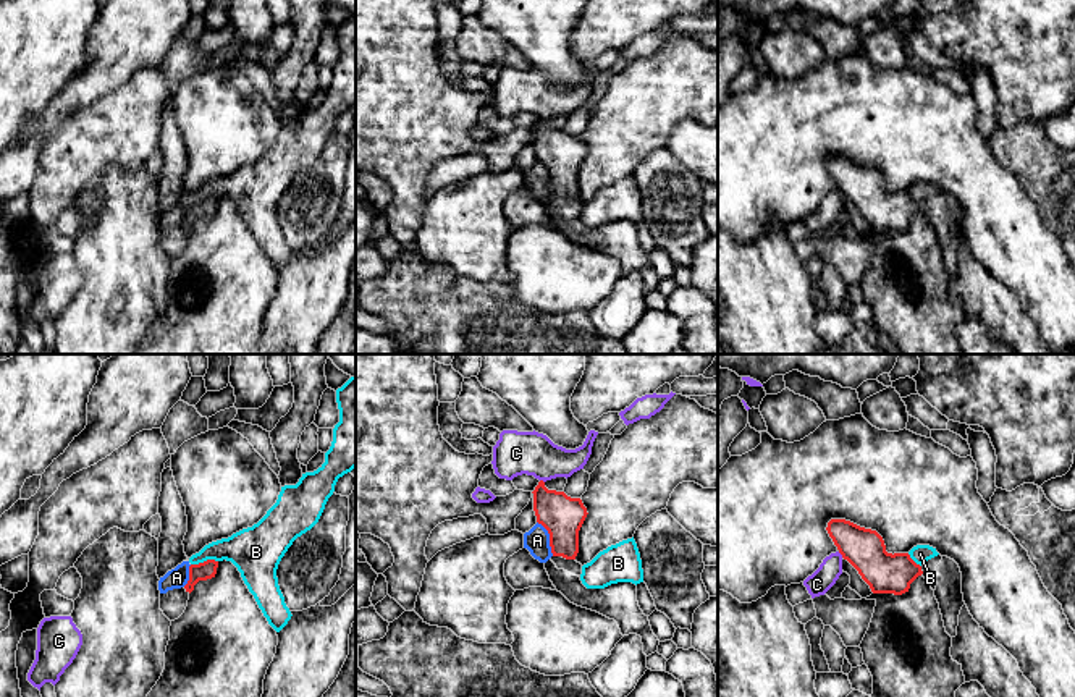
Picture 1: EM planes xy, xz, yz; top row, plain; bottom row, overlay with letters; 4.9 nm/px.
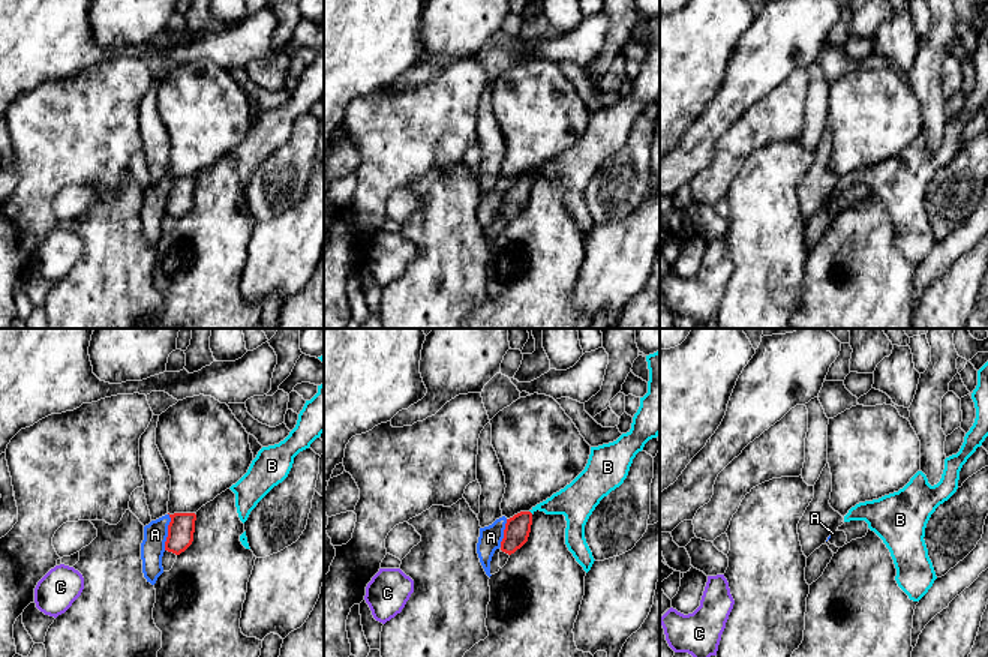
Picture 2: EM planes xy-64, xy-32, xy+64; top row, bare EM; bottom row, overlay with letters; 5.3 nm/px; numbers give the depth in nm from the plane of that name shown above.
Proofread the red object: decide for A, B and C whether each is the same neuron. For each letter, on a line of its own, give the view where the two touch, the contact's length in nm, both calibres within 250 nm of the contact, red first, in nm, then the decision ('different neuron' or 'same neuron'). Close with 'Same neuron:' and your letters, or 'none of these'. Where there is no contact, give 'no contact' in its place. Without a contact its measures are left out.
A: contact in xz; length 190 nm; calibres 200 and 130 nm; different neuron
B: contact in xy; length 140 nm; calibres 90 and 240 nm; different neuron
C: contact in yz; length 40 nm; calibres 200 and 120 nm; different neuron
Same neuron: none of these

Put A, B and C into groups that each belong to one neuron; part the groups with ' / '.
A B / C

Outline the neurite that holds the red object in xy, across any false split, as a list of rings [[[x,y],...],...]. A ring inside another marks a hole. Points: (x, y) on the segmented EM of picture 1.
[[[207,560],[207,561],[199,563],[199,564],[191,564],[189,566],[189,581],[184,585],[186,592],[191,594],[194,590],[194,585],[199,581],[207,581],[207,579],[215,577],[217,568],[218,568],[218,561],[215,561],[215,560]]]

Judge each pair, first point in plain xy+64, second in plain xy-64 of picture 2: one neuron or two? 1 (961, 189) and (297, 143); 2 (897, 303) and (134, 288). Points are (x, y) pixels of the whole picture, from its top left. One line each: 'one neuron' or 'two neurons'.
1: one neuron
2: two neurons

